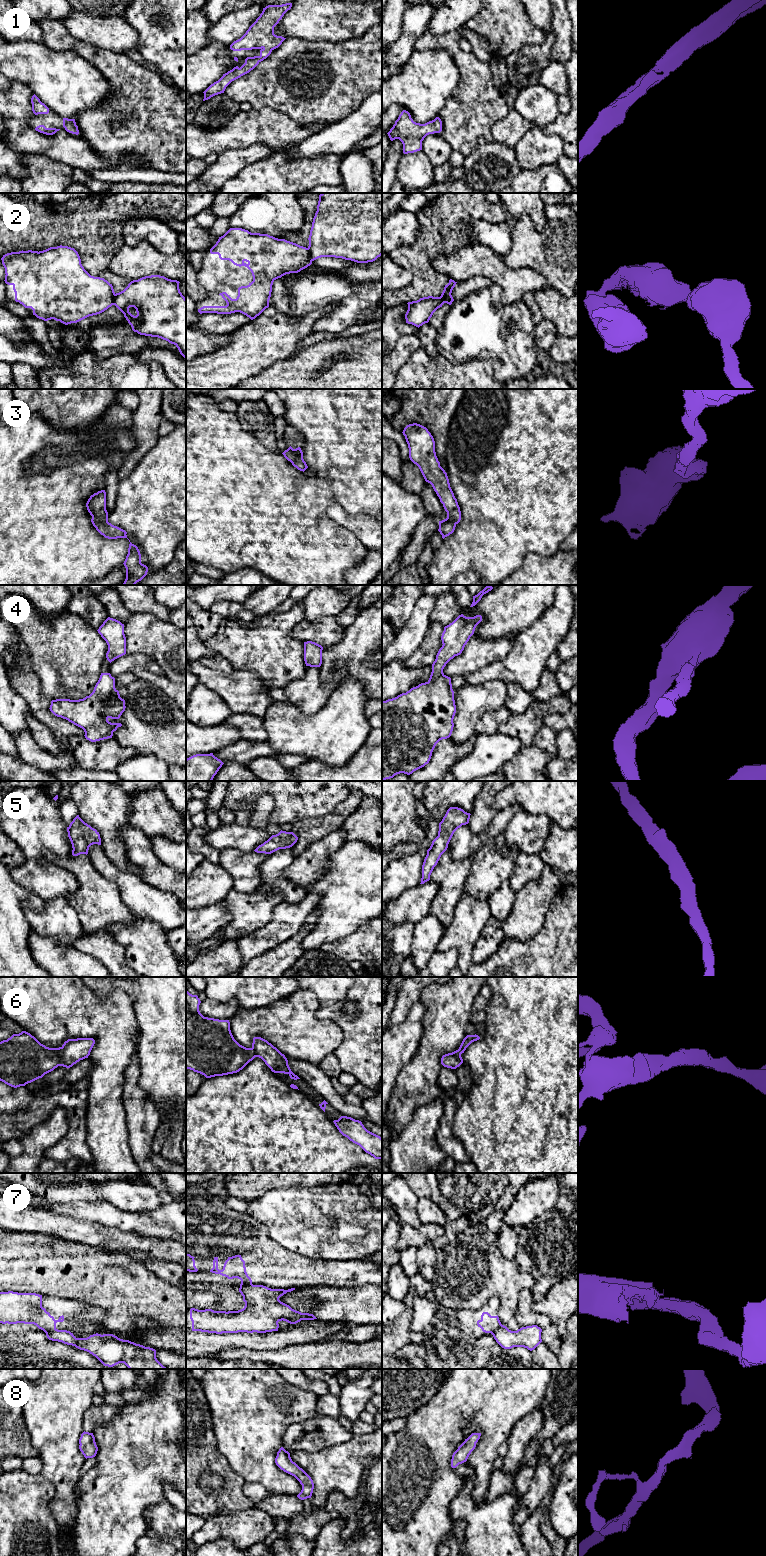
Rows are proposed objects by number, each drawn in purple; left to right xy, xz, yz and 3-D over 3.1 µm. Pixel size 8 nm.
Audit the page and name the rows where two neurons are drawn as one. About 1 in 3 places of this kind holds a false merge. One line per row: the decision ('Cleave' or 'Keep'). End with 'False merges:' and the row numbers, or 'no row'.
1: Keep
2: Cleave
3: Keep
4: Keep
5: Keep
6: Keep
7: Cleave
8: Keep
False merges: 2, 7

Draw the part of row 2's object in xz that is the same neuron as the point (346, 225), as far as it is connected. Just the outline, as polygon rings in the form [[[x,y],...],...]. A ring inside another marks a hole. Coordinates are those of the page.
[[[321,193],[308,240],[312,261],[321,257],[375,261],[382,255],[382,193]]]

